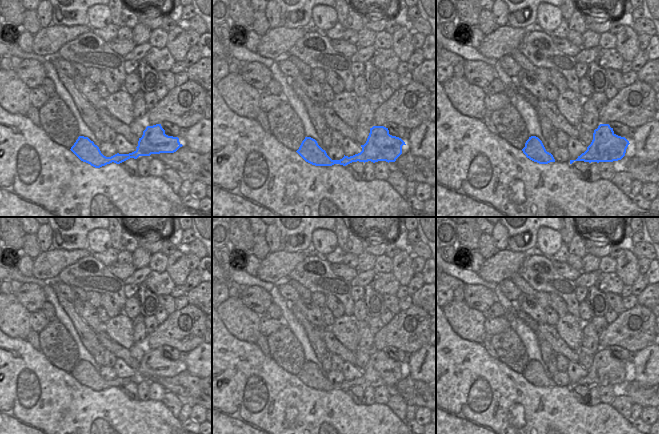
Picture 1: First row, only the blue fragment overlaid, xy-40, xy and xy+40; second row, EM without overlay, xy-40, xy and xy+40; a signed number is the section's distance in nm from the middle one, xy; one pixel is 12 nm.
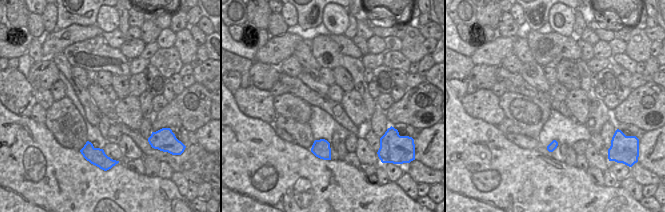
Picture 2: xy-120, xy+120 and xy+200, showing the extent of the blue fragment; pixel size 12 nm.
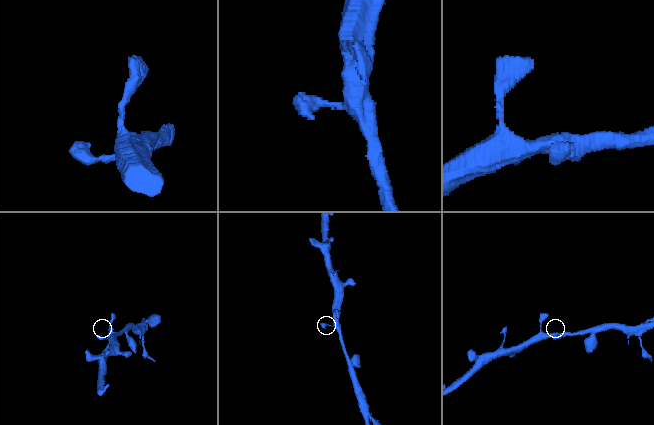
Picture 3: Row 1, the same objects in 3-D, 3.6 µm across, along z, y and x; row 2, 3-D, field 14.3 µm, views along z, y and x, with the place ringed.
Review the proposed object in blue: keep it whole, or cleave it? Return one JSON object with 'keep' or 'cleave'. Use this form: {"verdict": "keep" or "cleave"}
{"verdict": "keep"}

